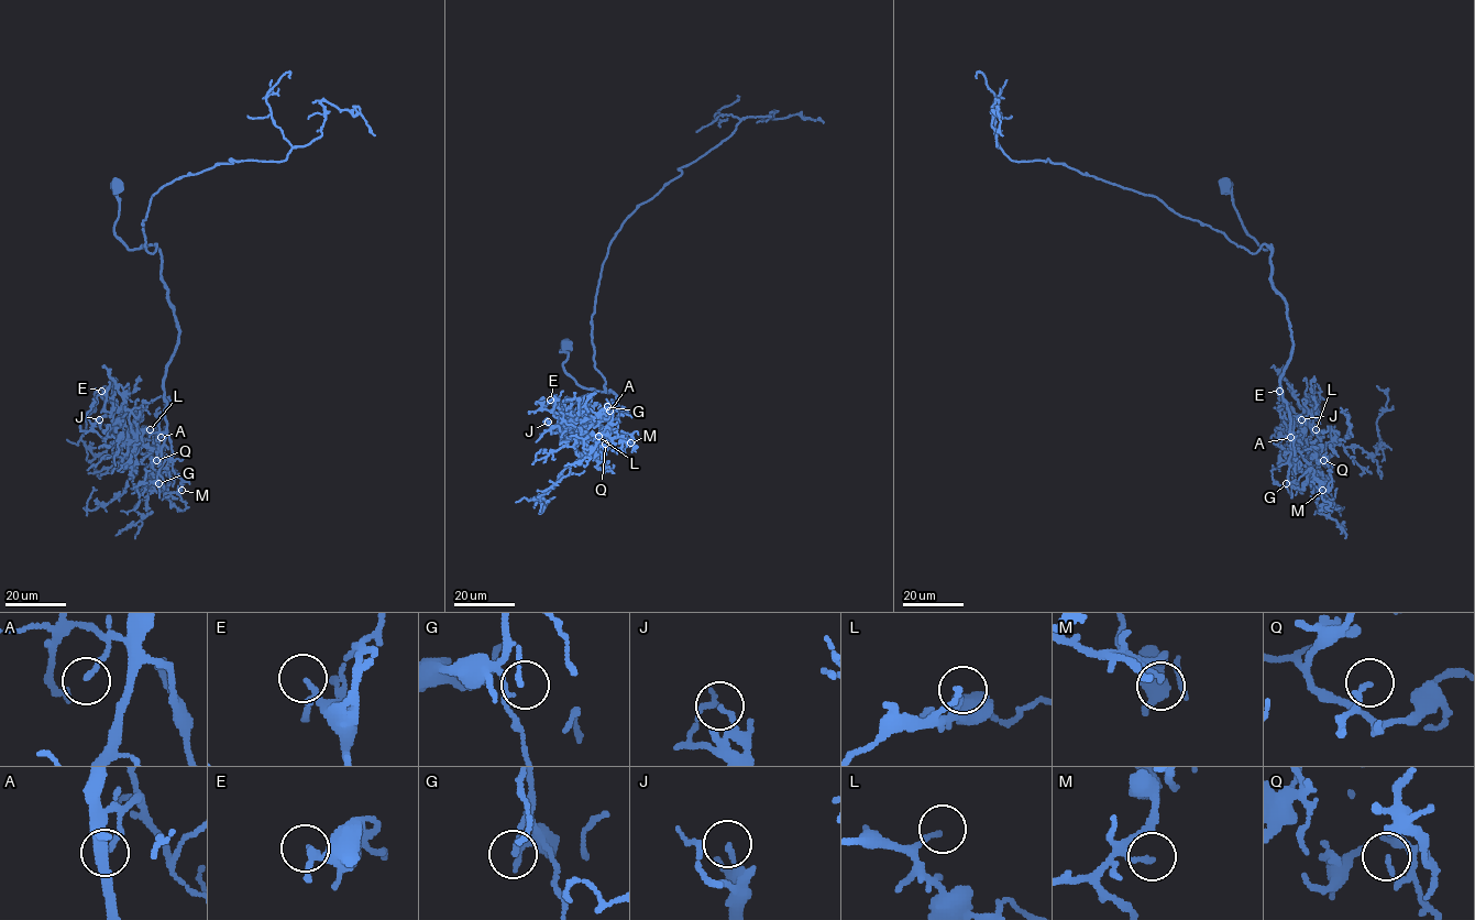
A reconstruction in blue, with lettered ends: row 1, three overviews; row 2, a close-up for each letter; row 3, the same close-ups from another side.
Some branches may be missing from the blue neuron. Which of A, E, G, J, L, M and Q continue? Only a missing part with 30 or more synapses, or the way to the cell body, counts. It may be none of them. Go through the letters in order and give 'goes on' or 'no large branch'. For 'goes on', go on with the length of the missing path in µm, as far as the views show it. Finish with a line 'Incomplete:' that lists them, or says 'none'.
A: no large branch
E: no large branch
G: no large branch
J: no large branch
L: goes on; missing 15 µm
M: no large branch
Q: no large branch
Incomplete: L

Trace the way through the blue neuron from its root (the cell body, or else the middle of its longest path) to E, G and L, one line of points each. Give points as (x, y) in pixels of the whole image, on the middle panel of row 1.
E: (568, 344), (563, 370), (581, 386), (609, 390), (627, 412), (612, 400), (615, 411), (565, 426), (550, 400)
G: (568, 344), (563, 370), (581, 386), (609, 390), (627, 412), (612, 400), (615, 409), (607, 406)
L: (568, 344), (563, 370), (609, 390), (627, 412), (612, 400), (600, 434), (585, 440), (598, 436)

